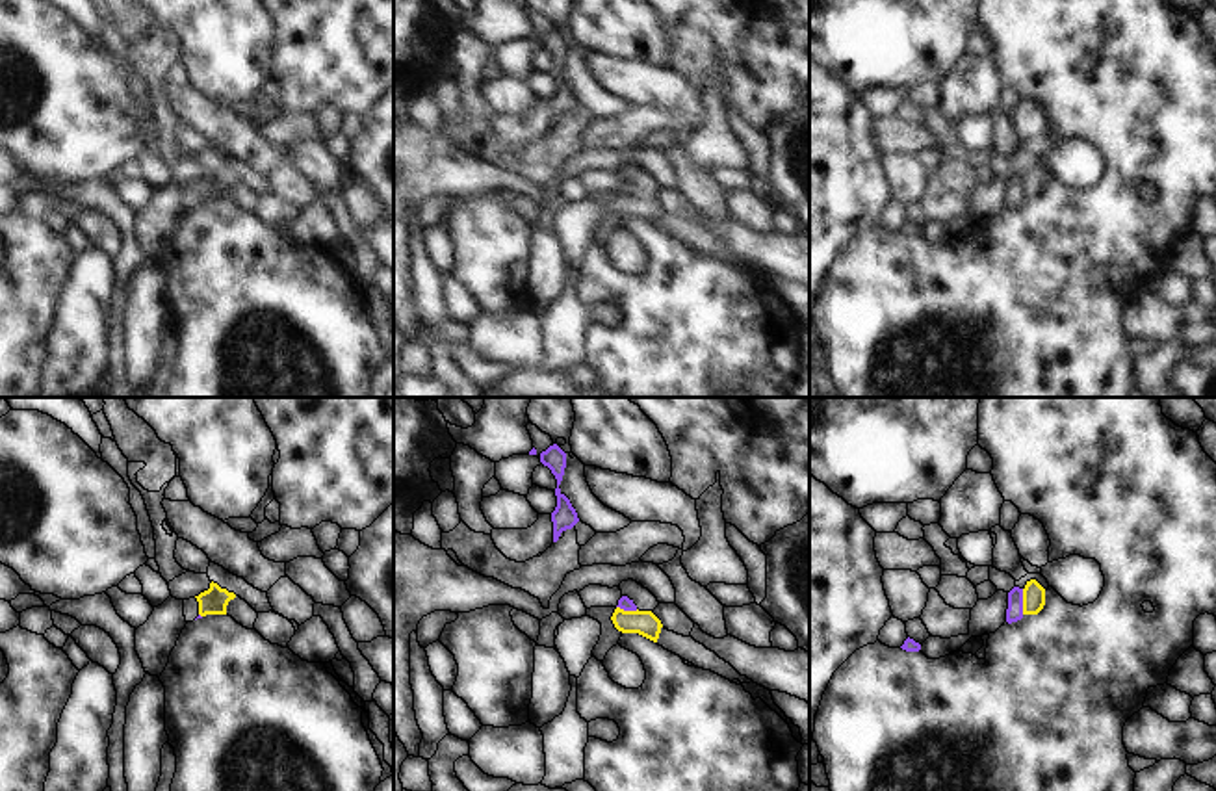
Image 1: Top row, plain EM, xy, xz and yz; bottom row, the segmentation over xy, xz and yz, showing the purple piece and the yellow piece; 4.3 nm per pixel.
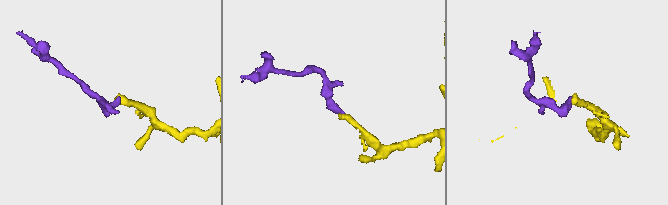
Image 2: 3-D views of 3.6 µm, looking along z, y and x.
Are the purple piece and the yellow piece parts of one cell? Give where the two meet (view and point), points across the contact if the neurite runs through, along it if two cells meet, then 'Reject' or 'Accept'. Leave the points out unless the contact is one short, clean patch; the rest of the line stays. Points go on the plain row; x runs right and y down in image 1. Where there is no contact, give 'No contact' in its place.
Touches purple at yz (1021, 186). Reject

